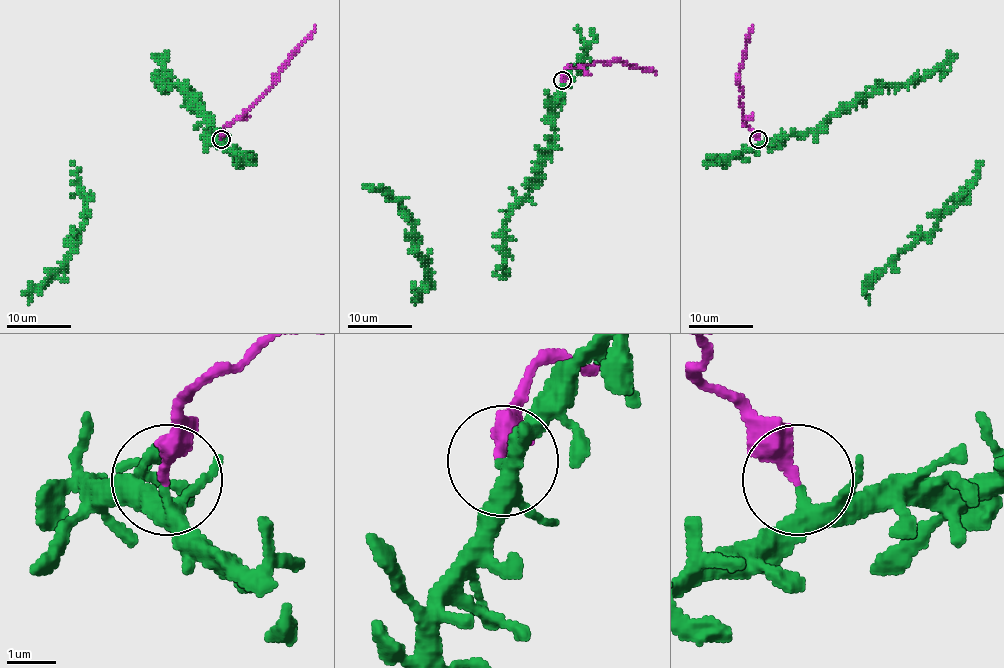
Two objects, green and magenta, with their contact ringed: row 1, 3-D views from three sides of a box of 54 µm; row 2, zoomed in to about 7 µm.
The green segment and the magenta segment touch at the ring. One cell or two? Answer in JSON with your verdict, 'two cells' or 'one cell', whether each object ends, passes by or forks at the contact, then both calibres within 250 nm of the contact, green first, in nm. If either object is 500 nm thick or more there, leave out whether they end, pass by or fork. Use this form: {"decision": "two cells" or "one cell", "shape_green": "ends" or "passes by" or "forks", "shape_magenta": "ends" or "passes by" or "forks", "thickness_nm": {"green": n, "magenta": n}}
{"decision": "two cells", "shape_green": "forks", "shape_magenta": "ends", "thickness_nm": {"green": 240, "magenta": 320}}

